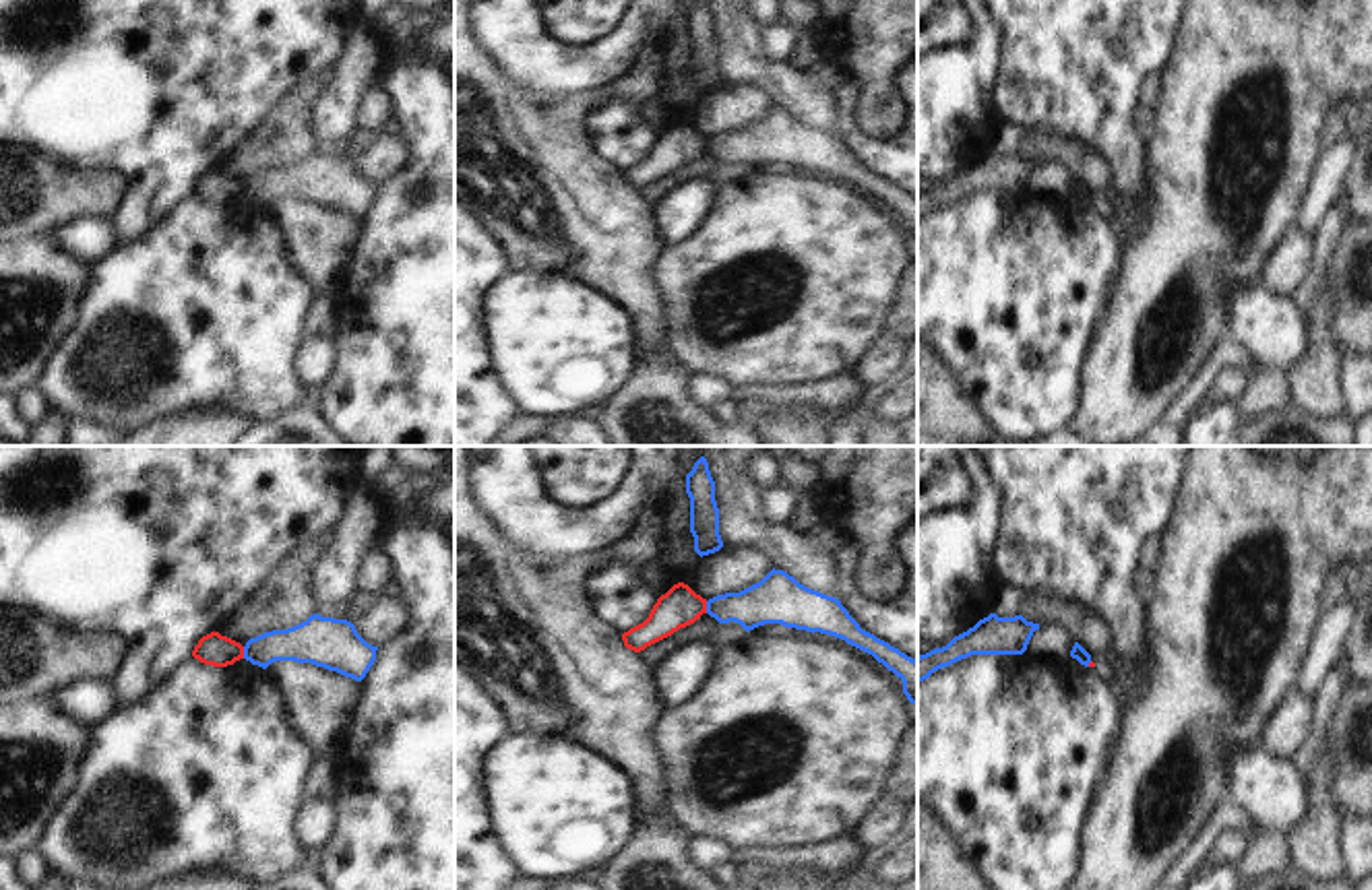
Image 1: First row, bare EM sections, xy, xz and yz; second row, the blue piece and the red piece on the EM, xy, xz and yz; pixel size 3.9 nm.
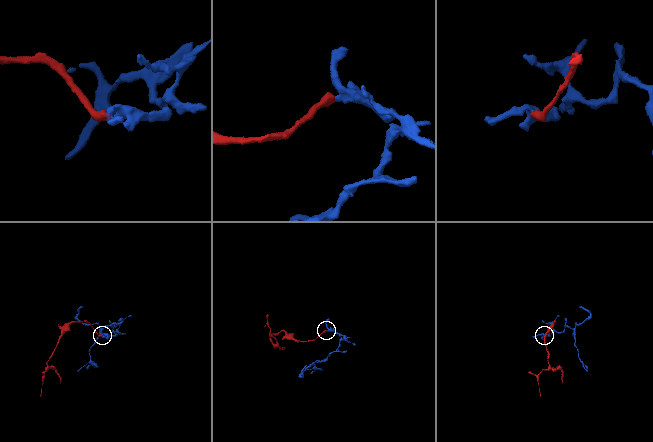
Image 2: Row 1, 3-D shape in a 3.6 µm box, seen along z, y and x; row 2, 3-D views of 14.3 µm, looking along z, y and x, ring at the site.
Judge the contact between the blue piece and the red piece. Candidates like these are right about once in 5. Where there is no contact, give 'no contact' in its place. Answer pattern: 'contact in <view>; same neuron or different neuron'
contact in xy; different neuron

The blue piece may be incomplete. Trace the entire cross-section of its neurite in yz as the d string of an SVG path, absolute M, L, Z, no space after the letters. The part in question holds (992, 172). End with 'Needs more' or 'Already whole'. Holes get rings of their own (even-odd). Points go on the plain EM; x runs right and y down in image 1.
M990 151L946 184L919 192L917 221L971 192L1023 192L1035 167L1039 161L1027 159L1023 153L998 155Z. Already whole.

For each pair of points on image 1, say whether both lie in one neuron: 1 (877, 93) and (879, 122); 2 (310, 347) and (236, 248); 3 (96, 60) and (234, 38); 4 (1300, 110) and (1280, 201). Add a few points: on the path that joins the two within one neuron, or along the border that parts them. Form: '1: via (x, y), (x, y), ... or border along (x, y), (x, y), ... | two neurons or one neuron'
1: via (877, 100), (879, 116) | one neuron
2: border along (306, 337), (294, 364), (304, 387) | two neurons
3: via (131, 58), (156, 42), (199, 38) | one neuron
4: via (1292, 133), (1284, 178) | one neuron

